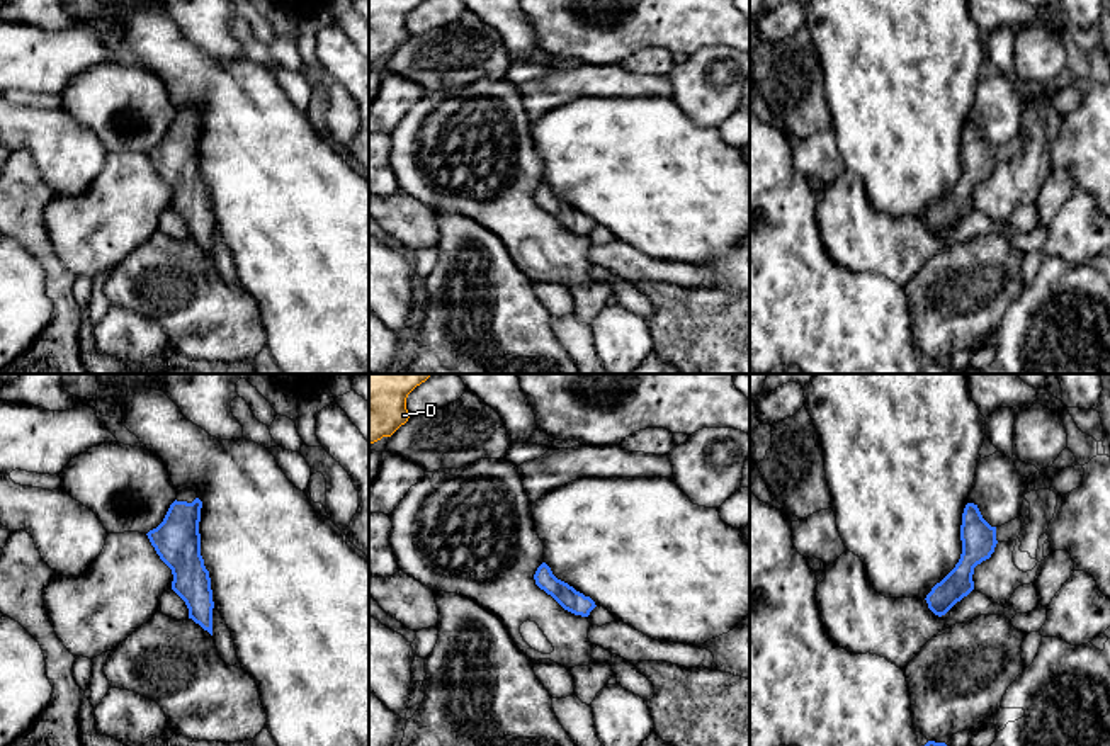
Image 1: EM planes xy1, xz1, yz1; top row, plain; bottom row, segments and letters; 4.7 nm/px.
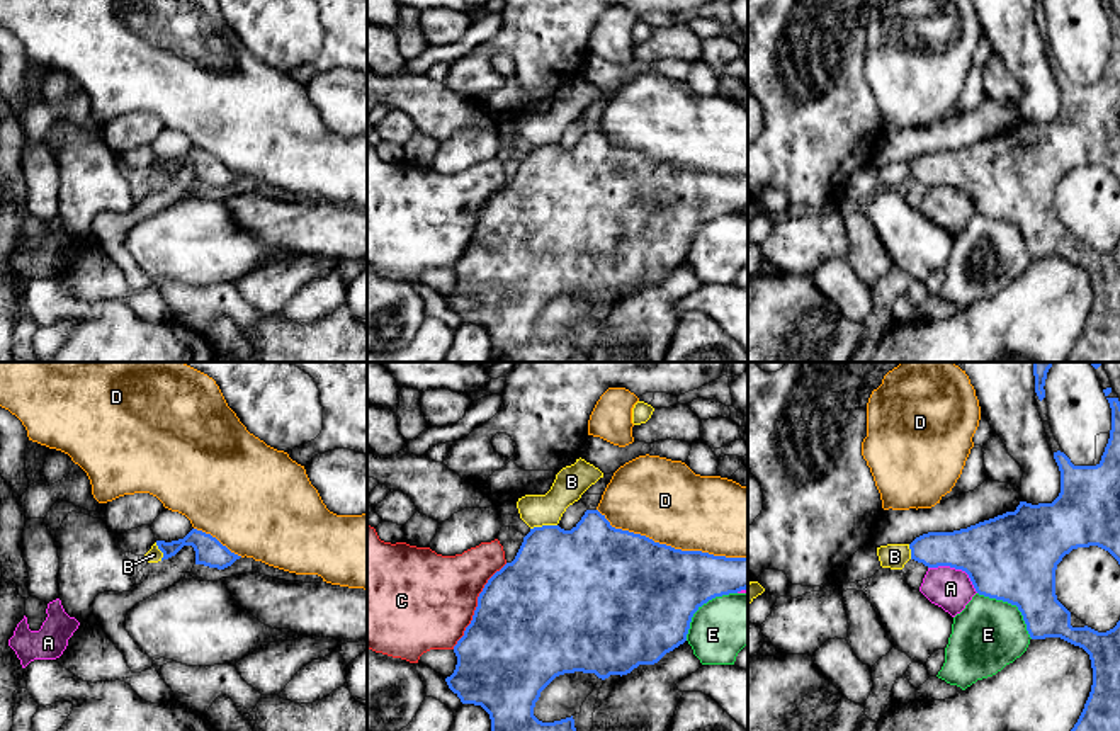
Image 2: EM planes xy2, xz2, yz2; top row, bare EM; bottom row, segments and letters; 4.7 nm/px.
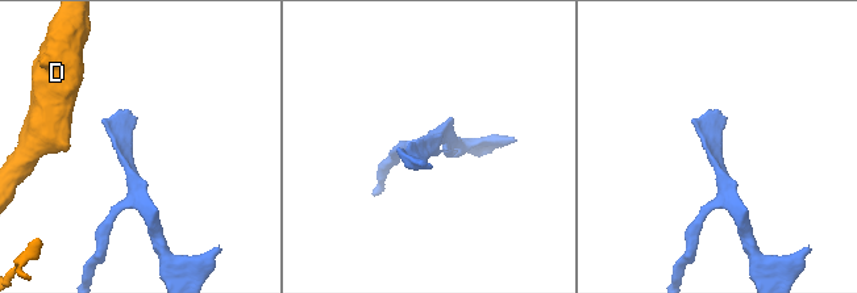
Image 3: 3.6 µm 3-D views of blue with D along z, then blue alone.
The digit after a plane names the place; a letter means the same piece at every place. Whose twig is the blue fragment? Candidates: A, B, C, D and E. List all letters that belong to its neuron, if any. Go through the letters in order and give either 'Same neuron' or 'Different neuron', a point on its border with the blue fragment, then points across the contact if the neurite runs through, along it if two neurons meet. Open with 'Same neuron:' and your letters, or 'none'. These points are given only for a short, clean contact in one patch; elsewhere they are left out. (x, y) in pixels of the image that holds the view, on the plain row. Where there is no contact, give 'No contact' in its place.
Same neuron: none
A: Different neuron. Touches blue at yz2 (957, 187)
B: Different neuron. Touches blue at xz2 (543, 145). Boundary: xz2 (556, 143), (543, 143), (531, 148)
C: Different neuron. Touches blue at xz2 (478, 225)
D: Different neuron. Touches blue at xz2 (670, 165)
E: Different neuron. Touches blue at xz2 (702, 223)

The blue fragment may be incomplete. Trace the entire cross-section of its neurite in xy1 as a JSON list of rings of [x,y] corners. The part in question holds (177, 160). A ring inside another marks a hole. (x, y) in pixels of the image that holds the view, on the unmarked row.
[[[192,107],[178,110],[163,141],[146,155],[160,178],[172,189],[172,209],[185,221],[189,238],[212,255],[212,209],[201,175],[202,121]]]

